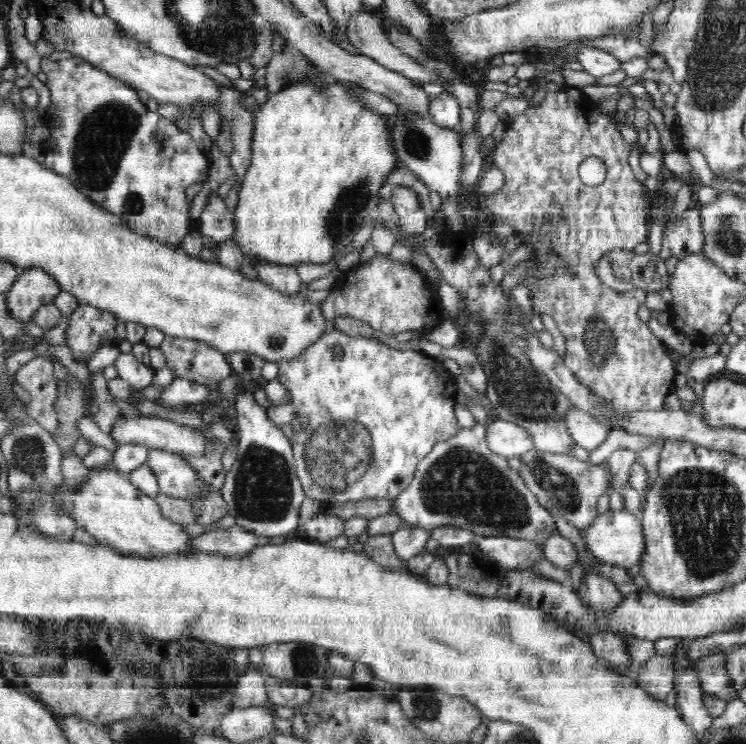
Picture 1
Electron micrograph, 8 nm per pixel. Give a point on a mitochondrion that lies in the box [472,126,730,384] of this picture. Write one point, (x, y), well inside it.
(598, 342)

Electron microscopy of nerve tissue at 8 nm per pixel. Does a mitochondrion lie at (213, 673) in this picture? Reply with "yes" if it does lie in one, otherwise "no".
yes

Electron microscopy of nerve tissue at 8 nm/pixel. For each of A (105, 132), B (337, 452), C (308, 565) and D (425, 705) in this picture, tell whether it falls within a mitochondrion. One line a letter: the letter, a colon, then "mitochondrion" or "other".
A: mitochondrion
B: mitochondrion
C: other
D: mitochondrion

